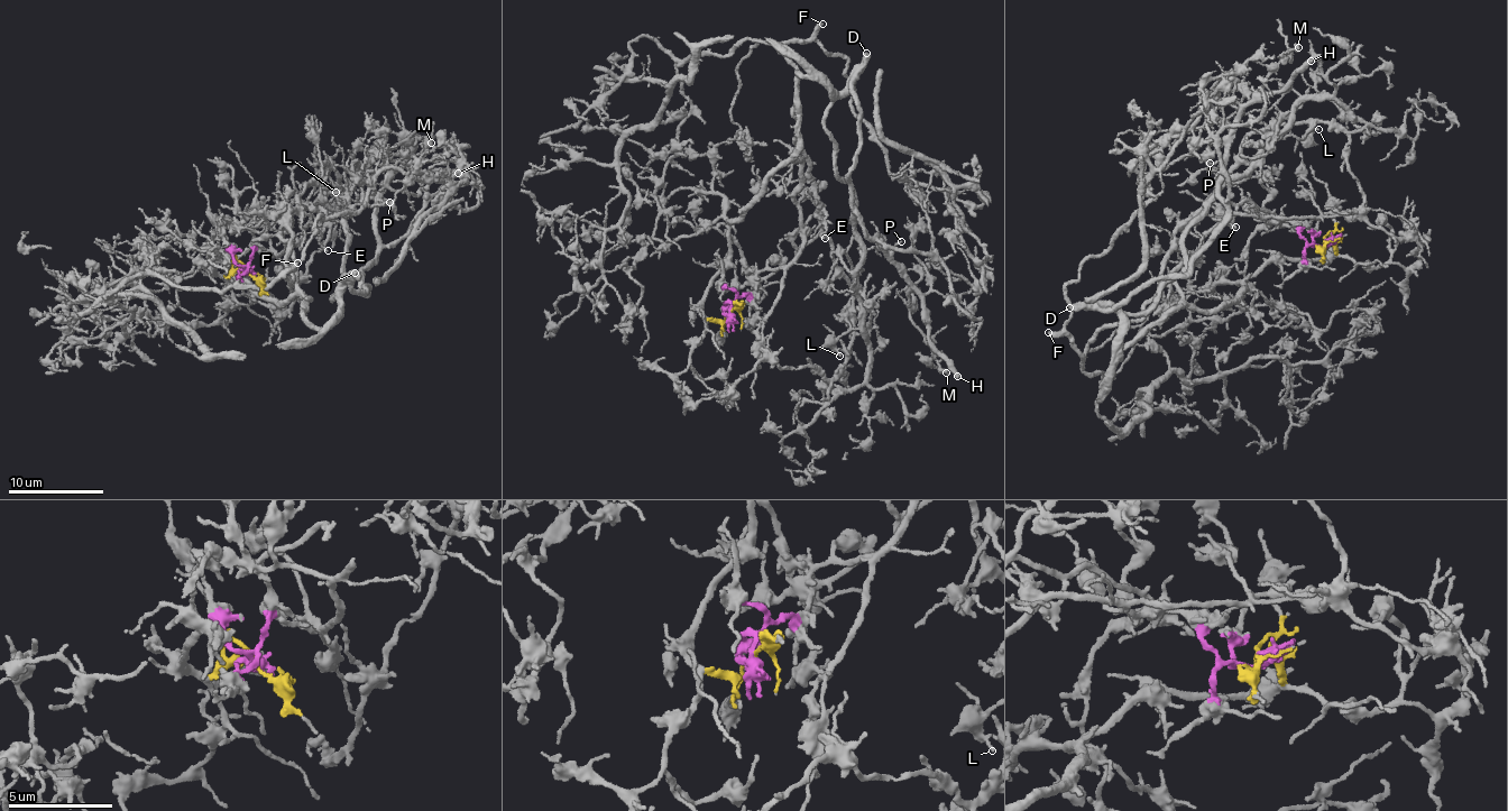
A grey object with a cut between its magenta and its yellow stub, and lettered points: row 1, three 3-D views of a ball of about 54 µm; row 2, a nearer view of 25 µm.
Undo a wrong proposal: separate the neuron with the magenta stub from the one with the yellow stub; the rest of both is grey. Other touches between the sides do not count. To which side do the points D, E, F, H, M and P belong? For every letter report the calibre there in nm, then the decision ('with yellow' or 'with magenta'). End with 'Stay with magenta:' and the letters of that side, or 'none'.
D: 500 nm thick; with yellow
E: 150 nm thick; with magenta
F: 360 nm thick; with magenta
H: 380 nm thick; with yellow
M: 360 nm thick; with yellow
P: 140 nm thick; with yellow
Stay with magenta: E, F

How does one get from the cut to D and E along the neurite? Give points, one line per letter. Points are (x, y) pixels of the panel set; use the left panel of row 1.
D: (246, 268), (213, 268), (221, 256), (270, 298), (306, 298), (300, 314), (315, 326), (353, 273)
E: (246, 269), (254, 239), (253, 221), (295, 197), (320, 232), (320, 242), (329, 250)

